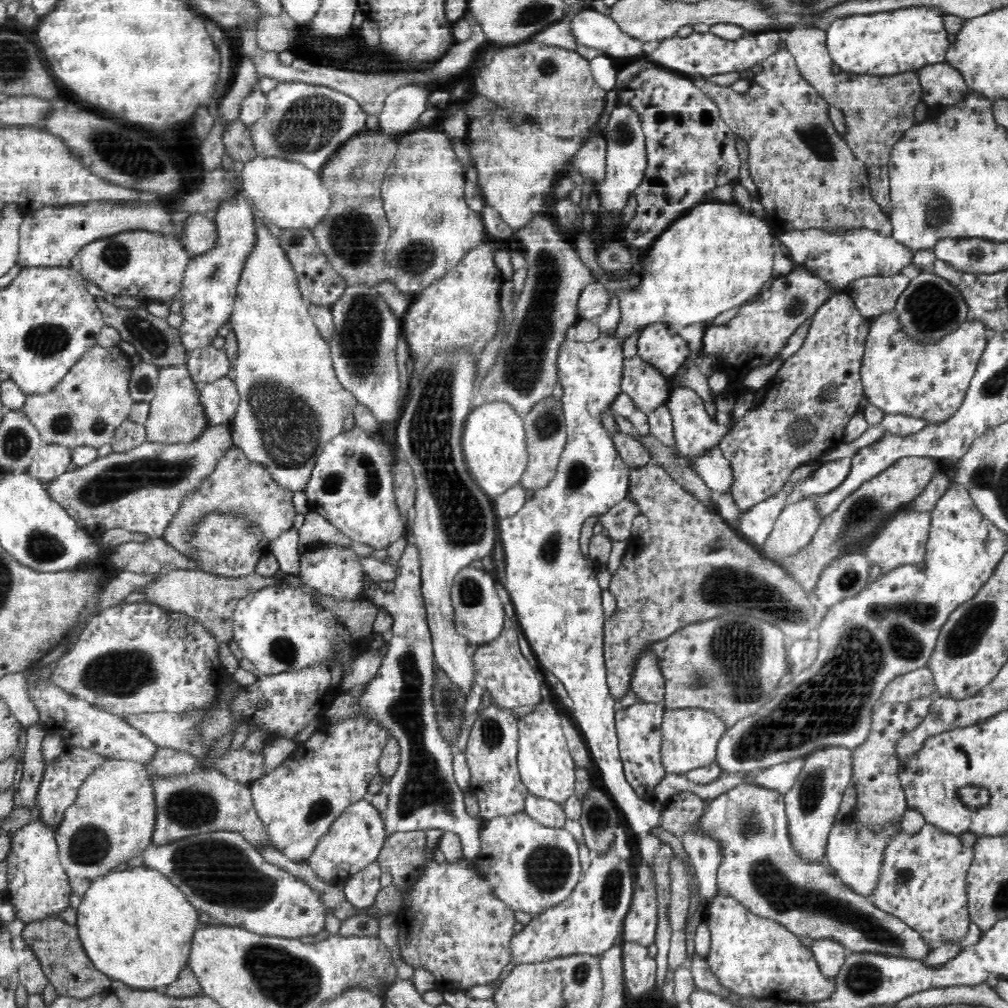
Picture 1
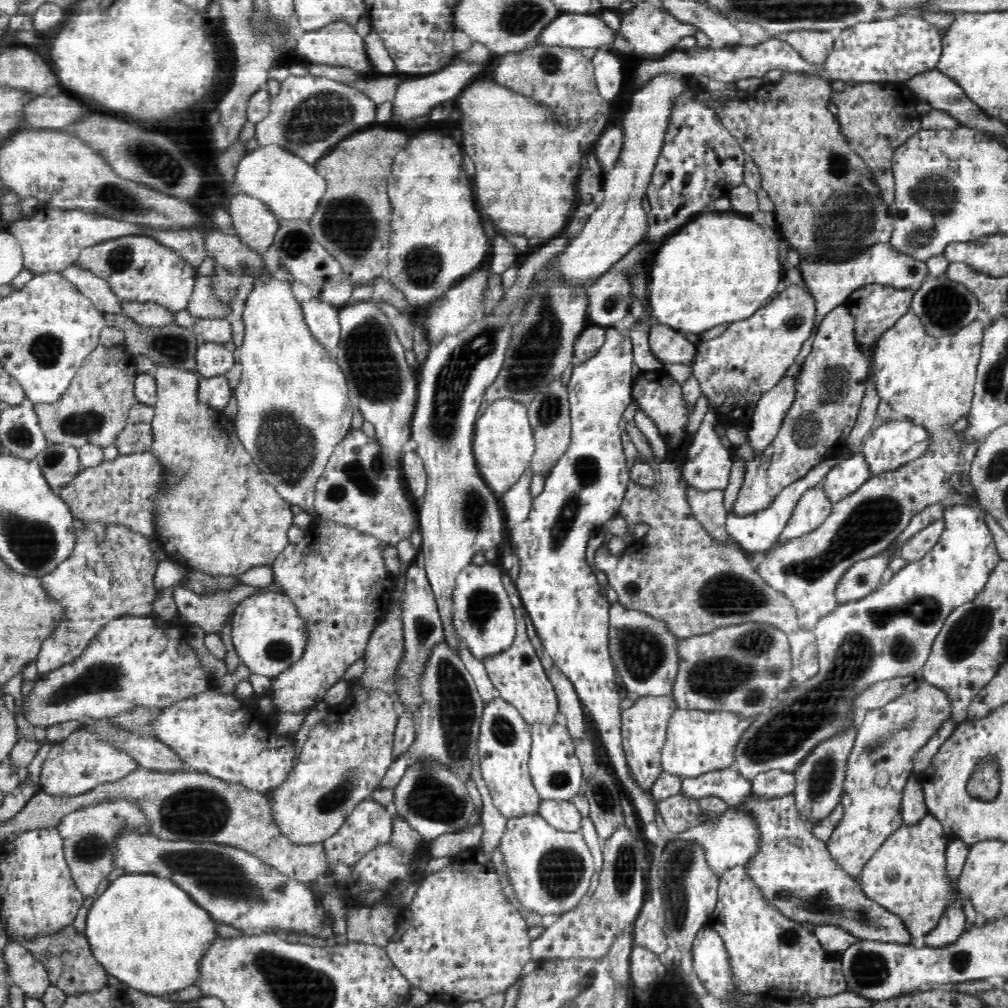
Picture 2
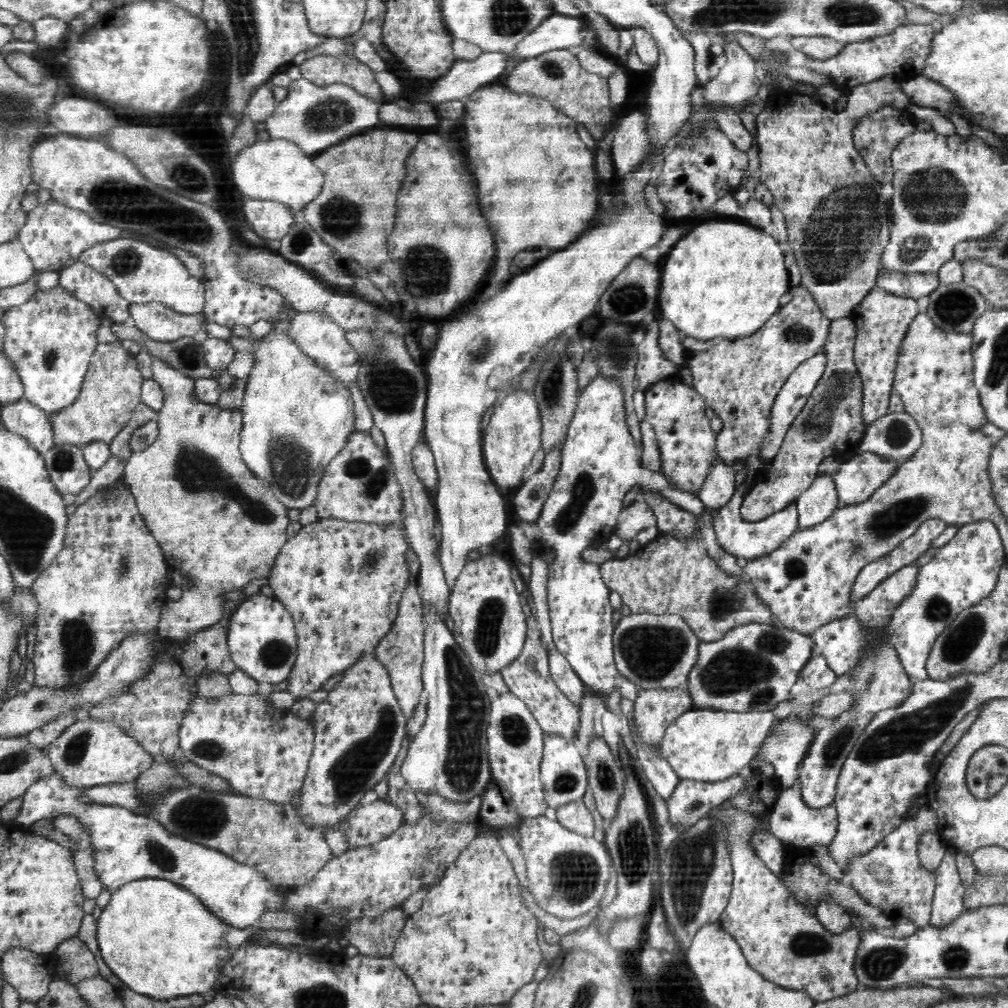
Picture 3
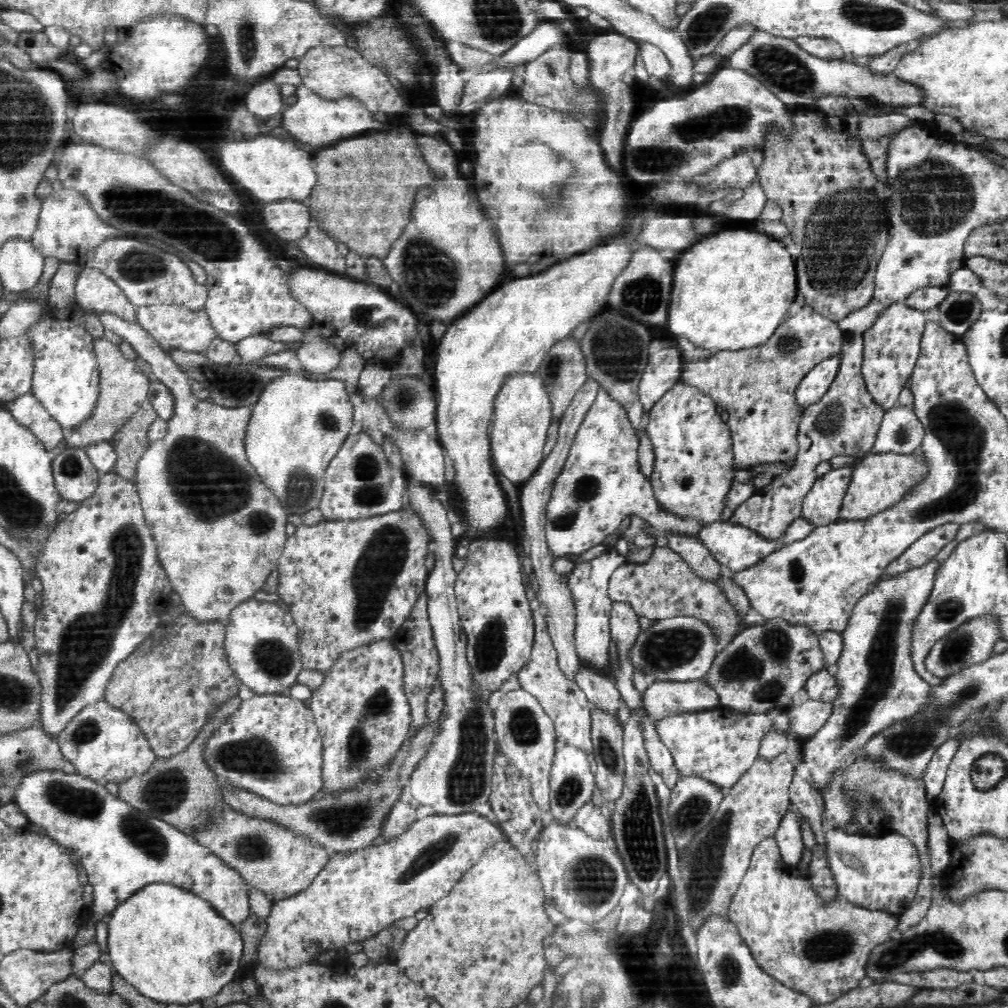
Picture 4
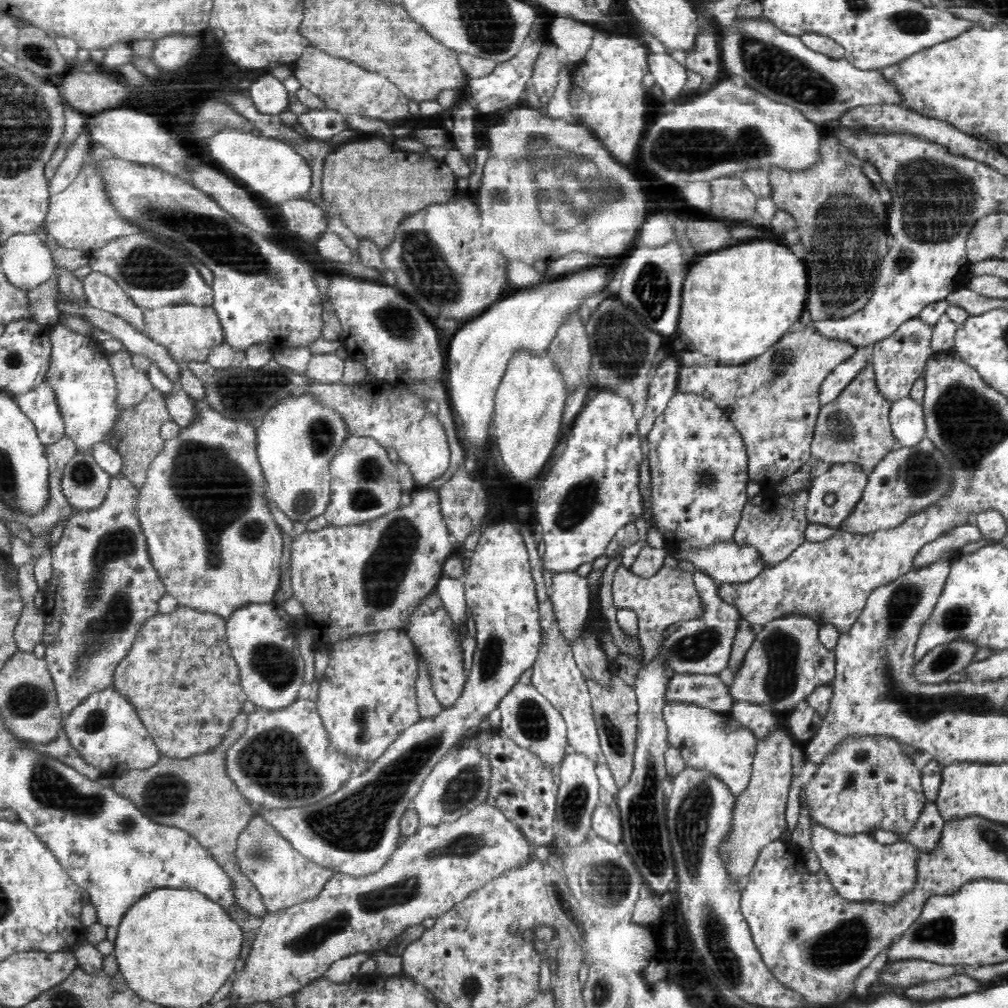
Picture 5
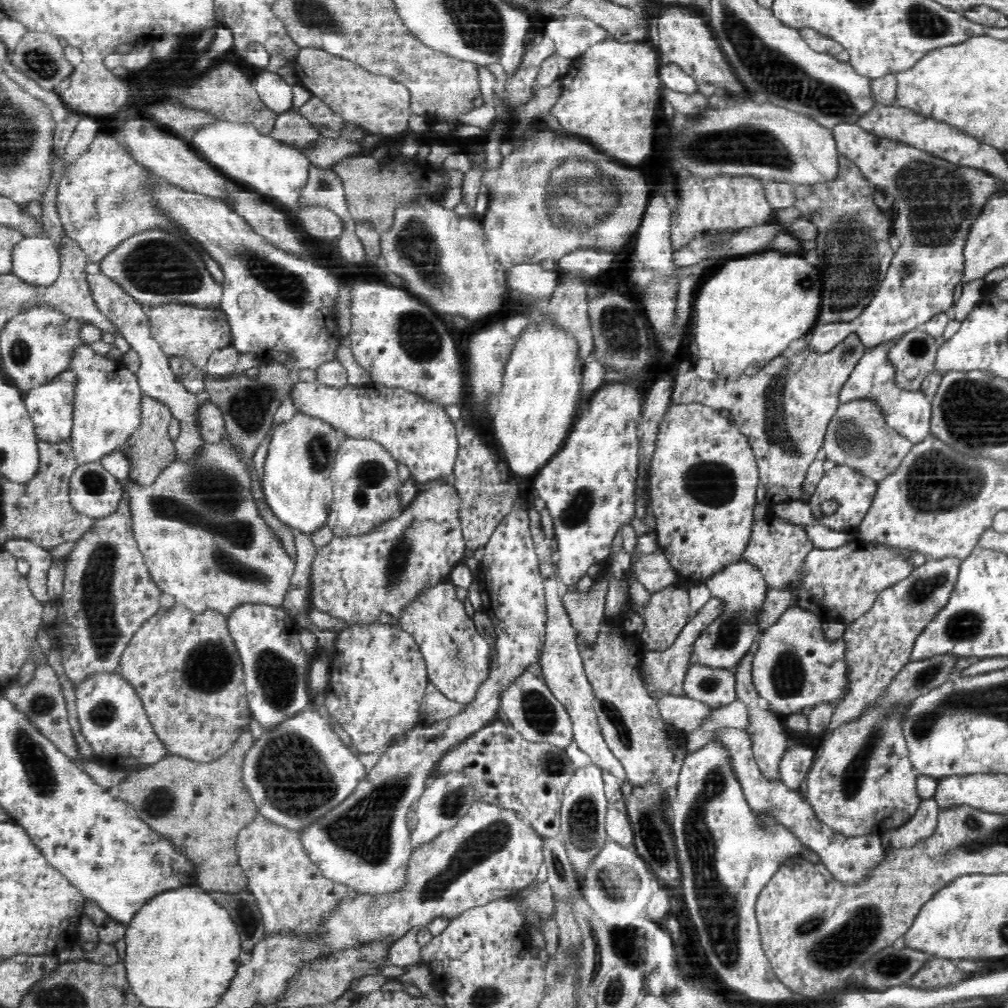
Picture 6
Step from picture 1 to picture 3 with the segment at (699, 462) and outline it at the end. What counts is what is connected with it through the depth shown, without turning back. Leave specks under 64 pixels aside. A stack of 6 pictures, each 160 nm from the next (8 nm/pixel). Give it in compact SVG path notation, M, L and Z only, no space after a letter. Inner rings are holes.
M598 373L579 392L566 436L560 472L540 518L535 522L541 532L540 540L535 541L554 552L548 565L546 602L555 648L572 665L589 692L608 698L621 681L613 655L615 627L611 615L613 608L608 600L611 592L602 581L600 564L588 562L580 554L592 544L592 538L600 538L604 530L615 528L608 522L618 520L624 496L632 488L639 488L642 497L645 492L654 491L671 505L694 514L699 521L702 514L706 514L706 508L717 513L732 500L737 489L735 474L718 457L718 464L710 470L698 497L671 486L661 472L642 467L636 454L636 442L625 419L622 383L604 373Z

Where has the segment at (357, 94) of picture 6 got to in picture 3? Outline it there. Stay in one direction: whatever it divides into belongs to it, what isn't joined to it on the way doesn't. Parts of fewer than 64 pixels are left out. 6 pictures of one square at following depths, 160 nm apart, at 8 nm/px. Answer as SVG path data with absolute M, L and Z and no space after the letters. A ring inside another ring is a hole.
M314 56L300 66L301 76L318 86L342 83L356 89L379 104L386 103L382 98L380 85L375 82L373 70L354 56Z

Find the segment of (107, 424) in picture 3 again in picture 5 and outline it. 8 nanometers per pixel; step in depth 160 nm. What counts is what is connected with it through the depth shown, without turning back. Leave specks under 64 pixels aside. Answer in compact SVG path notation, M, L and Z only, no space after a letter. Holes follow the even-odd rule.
M124 349L115 353L105 353L117 381L117 402L122 411L140 404L154 385L150 383L147 372L141 372L132 365L132 354Z

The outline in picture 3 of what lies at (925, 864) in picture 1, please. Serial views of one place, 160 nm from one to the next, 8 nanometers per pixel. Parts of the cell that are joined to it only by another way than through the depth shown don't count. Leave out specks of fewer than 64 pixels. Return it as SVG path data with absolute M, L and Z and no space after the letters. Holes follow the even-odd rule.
M922 807L915 819L901 822L898 828L887 834L872 850L850 858L845 873L847 882L862 900L878 907L886 917L895 921L912 919L916 923L916 929L920 931L931 920L936 873L922 868L922 861L918 857L918 836L923 831L938 833L938 830L938 815L934 809Z

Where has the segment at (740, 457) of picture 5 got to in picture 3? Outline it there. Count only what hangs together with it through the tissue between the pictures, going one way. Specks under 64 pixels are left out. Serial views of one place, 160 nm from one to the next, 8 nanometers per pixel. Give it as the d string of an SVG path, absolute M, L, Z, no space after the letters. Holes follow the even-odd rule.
M679 373L670 374L645 392L645 419L654 427L659 444L659 454L662 460L660 472L667 477L671 486L676 486L682 489L682 492L692 493L698 497L700 497L701 487L706 484L710 470L718 464L716 434L710 430L710 420L704 416L704 410L706 410L705 398L702 398L702 395L698 394L692 386L684 384L679 379Z

